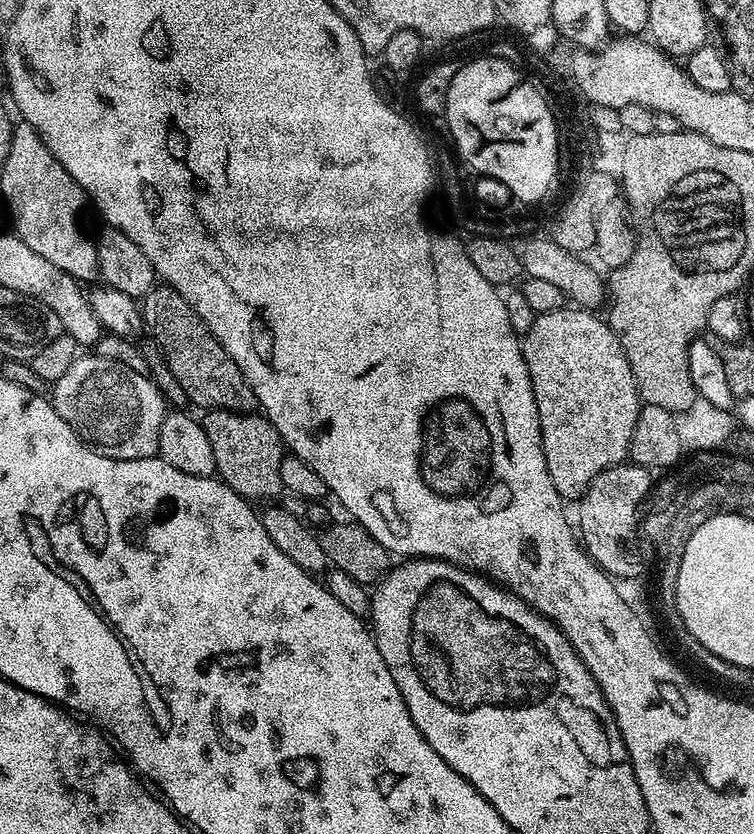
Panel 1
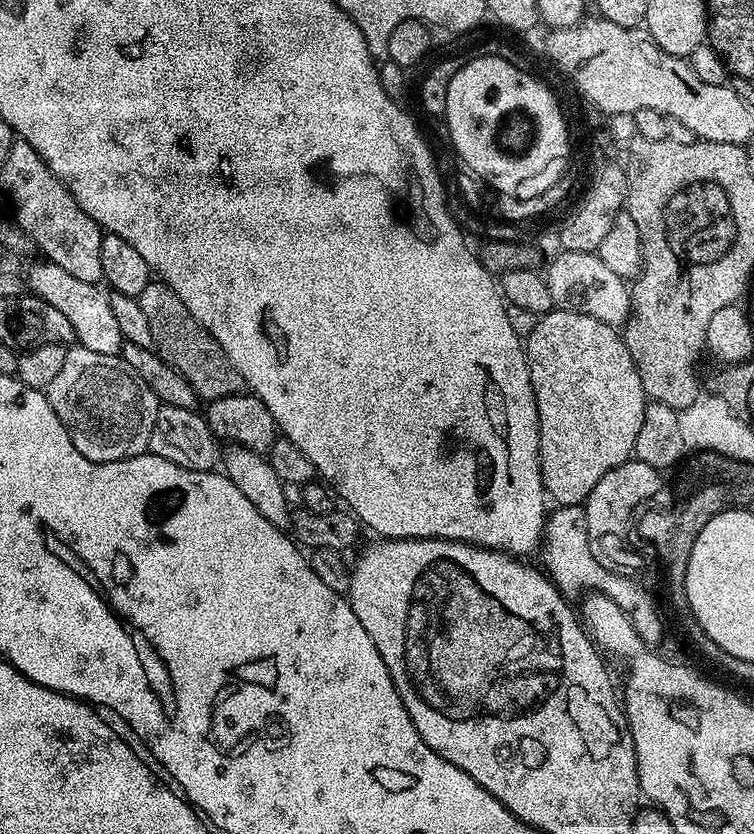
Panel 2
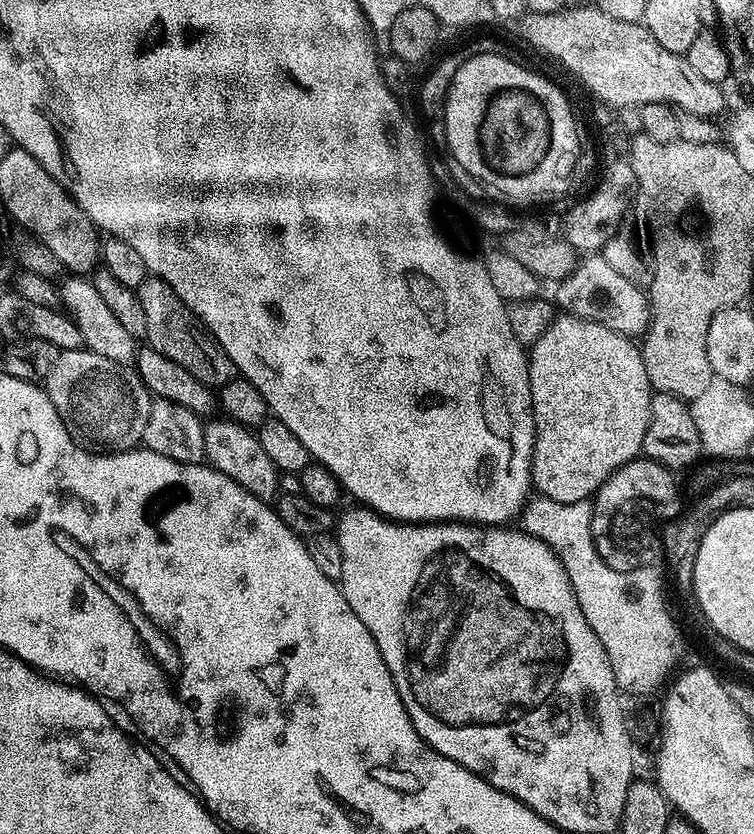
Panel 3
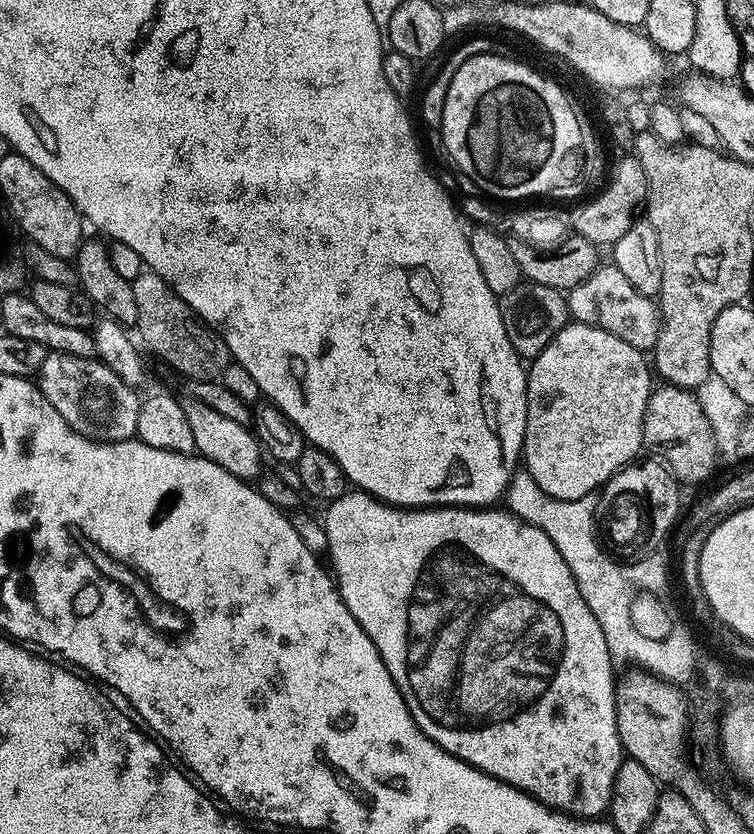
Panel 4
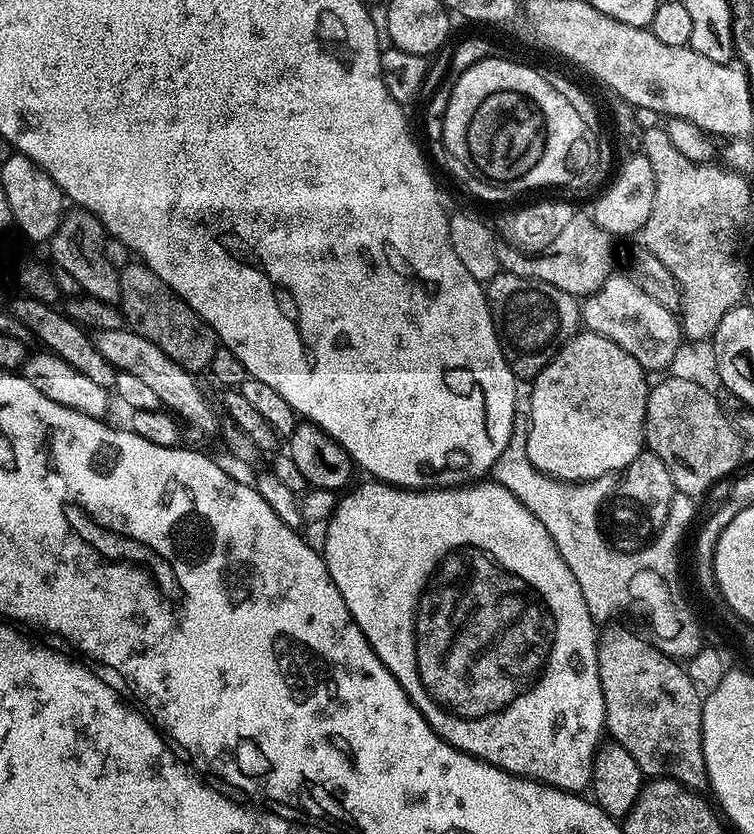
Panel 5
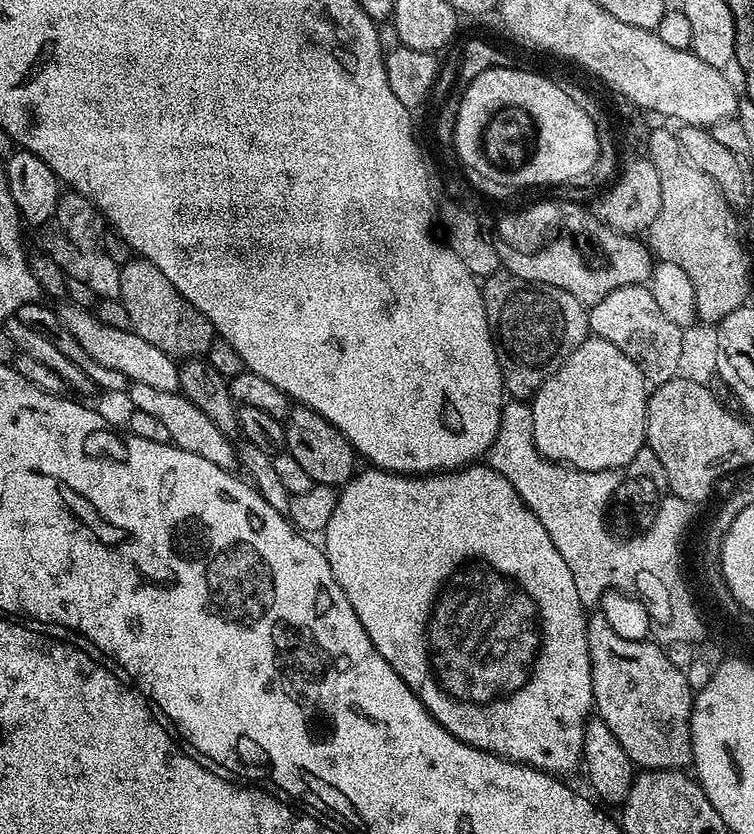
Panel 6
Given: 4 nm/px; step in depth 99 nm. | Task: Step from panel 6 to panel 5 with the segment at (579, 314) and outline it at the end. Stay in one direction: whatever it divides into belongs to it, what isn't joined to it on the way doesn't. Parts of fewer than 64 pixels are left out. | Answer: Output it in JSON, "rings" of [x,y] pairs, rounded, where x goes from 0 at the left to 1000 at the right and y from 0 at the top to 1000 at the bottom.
{"rings":[[[666,324],[646,337],[645,349],[666,424],[687,453],[710,453],[771,392],[765,356],[751,353],[751,348],[740,348],[733,341]]]}

